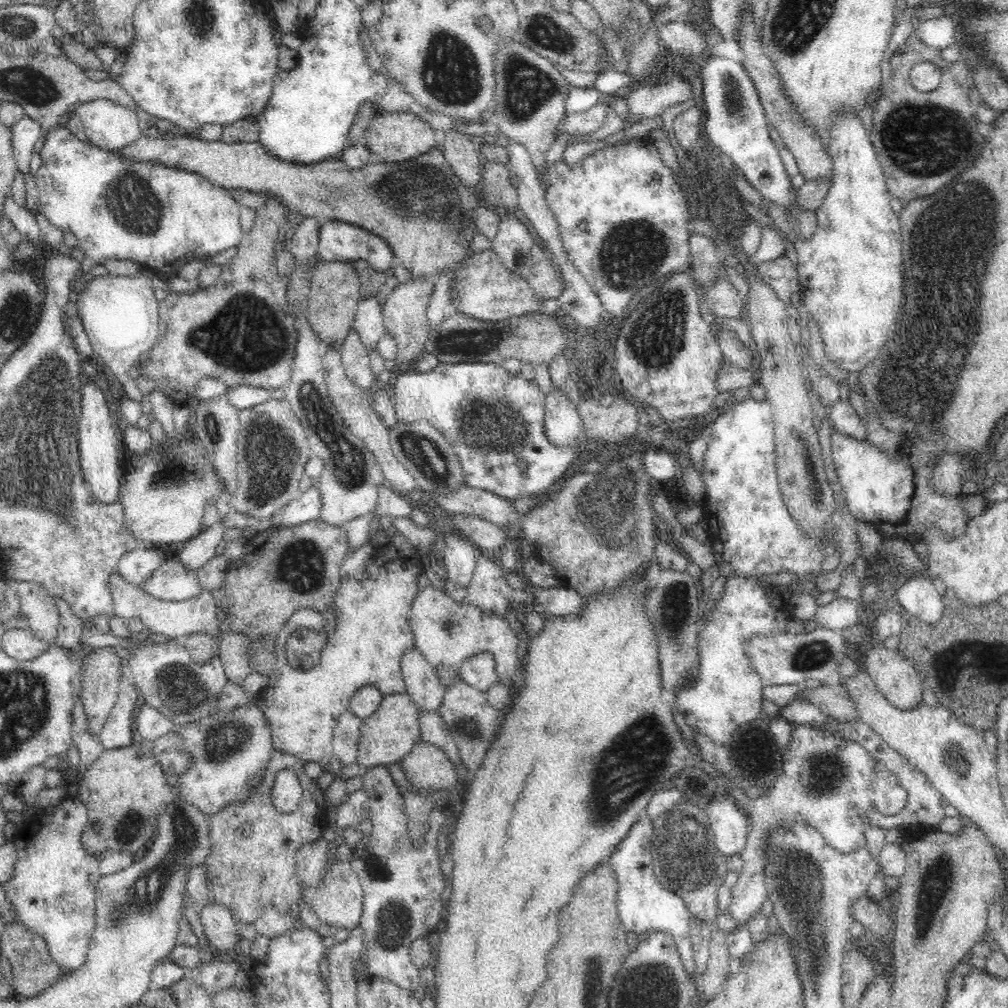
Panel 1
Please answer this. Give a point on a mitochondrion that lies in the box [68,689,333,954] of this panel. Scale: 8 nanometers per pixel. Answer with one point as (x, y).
(136, 903)

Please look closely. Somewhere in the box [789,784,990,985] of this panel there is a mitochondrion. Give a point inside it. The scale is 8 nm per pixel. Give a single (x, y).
(937, 879)

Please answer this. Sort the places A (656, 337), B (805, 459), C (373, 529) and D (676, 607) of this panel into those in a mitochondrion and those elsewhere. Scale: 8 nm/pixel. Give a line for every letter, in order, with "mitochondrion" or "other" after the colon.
A: mitochondrion
B: mitochondrion
C: other
D: mitochondrion

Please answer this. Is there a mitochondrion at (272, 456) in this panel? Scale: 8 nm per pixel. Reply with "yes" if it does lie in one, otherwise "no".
yes

